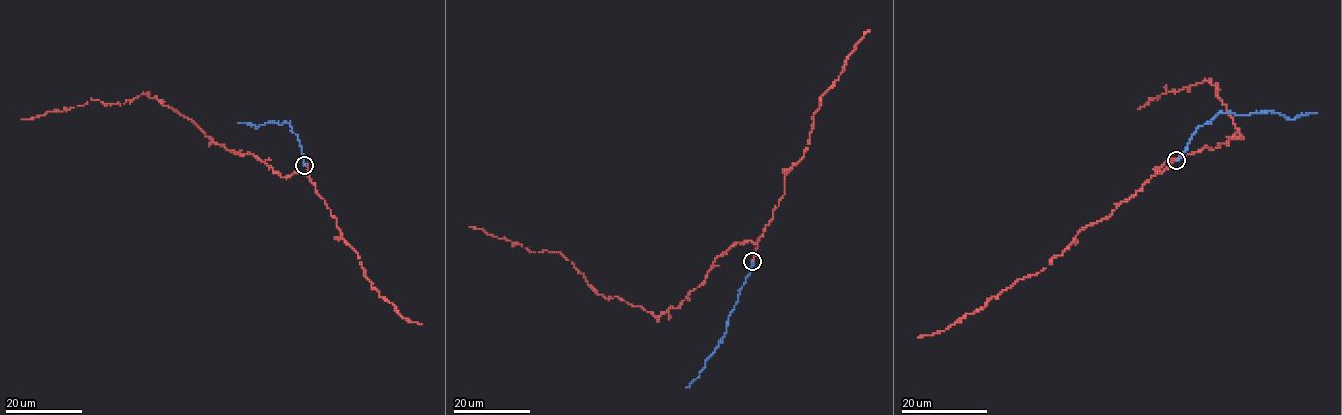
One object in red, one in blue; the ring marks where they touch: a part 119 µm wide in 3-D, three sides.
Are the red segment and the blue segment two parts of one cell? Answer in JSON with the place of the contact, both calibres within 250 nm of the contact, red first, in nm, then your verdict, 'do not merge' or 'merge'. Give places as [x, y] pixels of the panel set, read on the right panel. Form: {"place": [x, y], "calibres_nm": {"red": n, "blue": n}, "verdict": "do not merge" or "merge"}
{"place": [1176, 160], "calibres_nm": {"red": 340, "blue": 170}, "verdict": "merge"}

